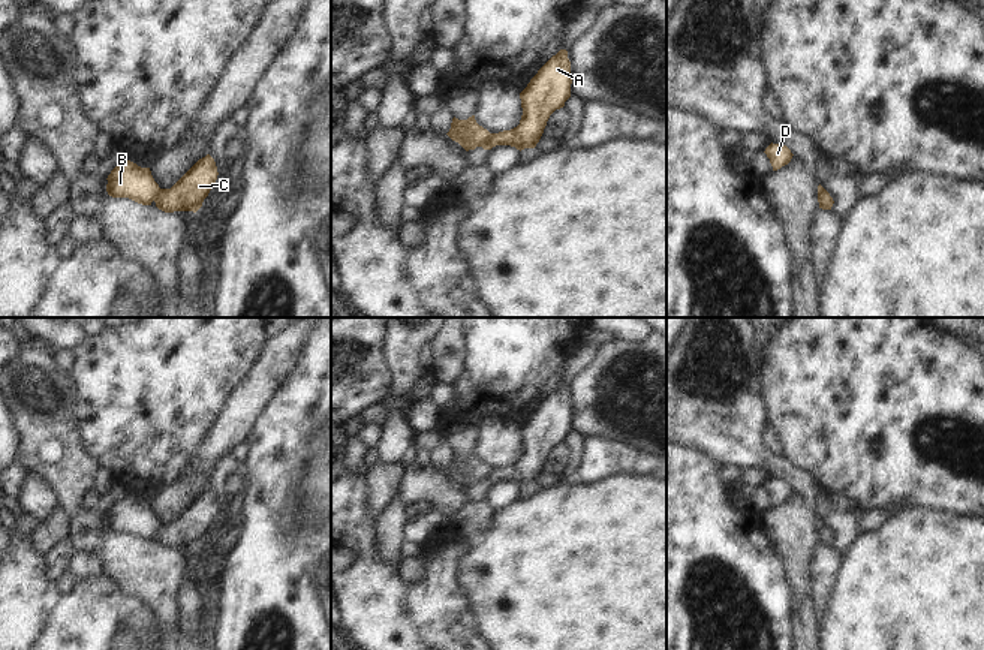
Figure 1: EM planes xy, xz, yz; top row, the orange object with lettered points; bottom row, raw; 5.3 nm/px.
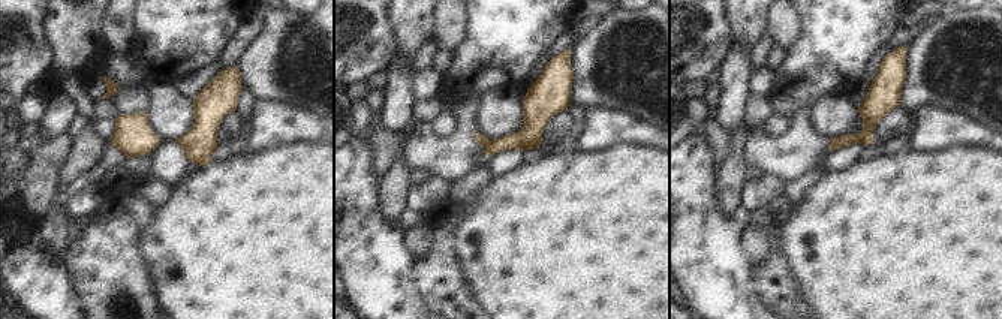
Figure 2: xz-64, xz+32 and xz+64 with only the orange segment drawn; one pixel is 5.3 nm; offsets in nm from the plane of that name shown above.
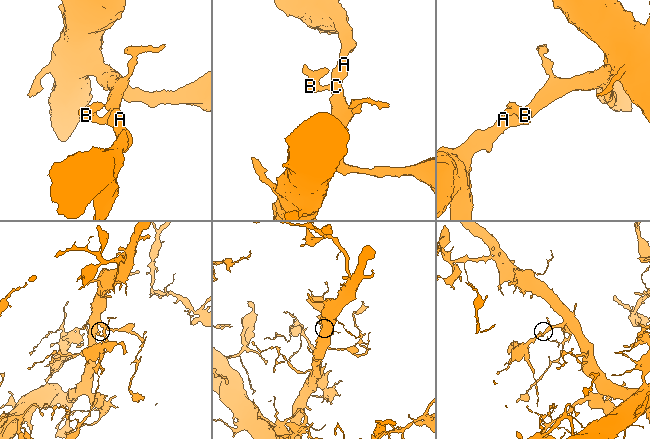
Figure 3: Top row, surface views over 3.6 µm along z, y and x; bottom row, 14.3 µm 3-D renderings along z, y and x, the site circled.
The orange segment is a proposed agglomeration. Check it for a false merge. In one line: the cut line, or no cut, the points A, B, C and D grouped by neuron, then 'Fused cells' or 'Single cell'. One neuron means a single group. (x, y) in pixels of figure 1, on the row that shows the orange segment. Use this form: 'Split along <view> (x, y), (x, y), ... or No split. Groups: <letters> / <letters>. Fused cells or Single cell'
Split along xz (492, 134), (480, 146). Groups: A C / B D. Fused cells

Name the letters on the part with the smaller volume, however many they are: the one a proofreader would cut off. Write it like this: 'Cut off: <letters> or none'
Cut off: B, D

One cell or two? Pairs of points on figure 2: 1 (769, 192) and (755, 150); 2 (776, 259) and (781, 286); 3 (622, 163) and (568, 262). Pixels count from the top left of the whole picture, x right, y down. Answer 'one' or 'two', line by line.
1: two
2: one
3: one

